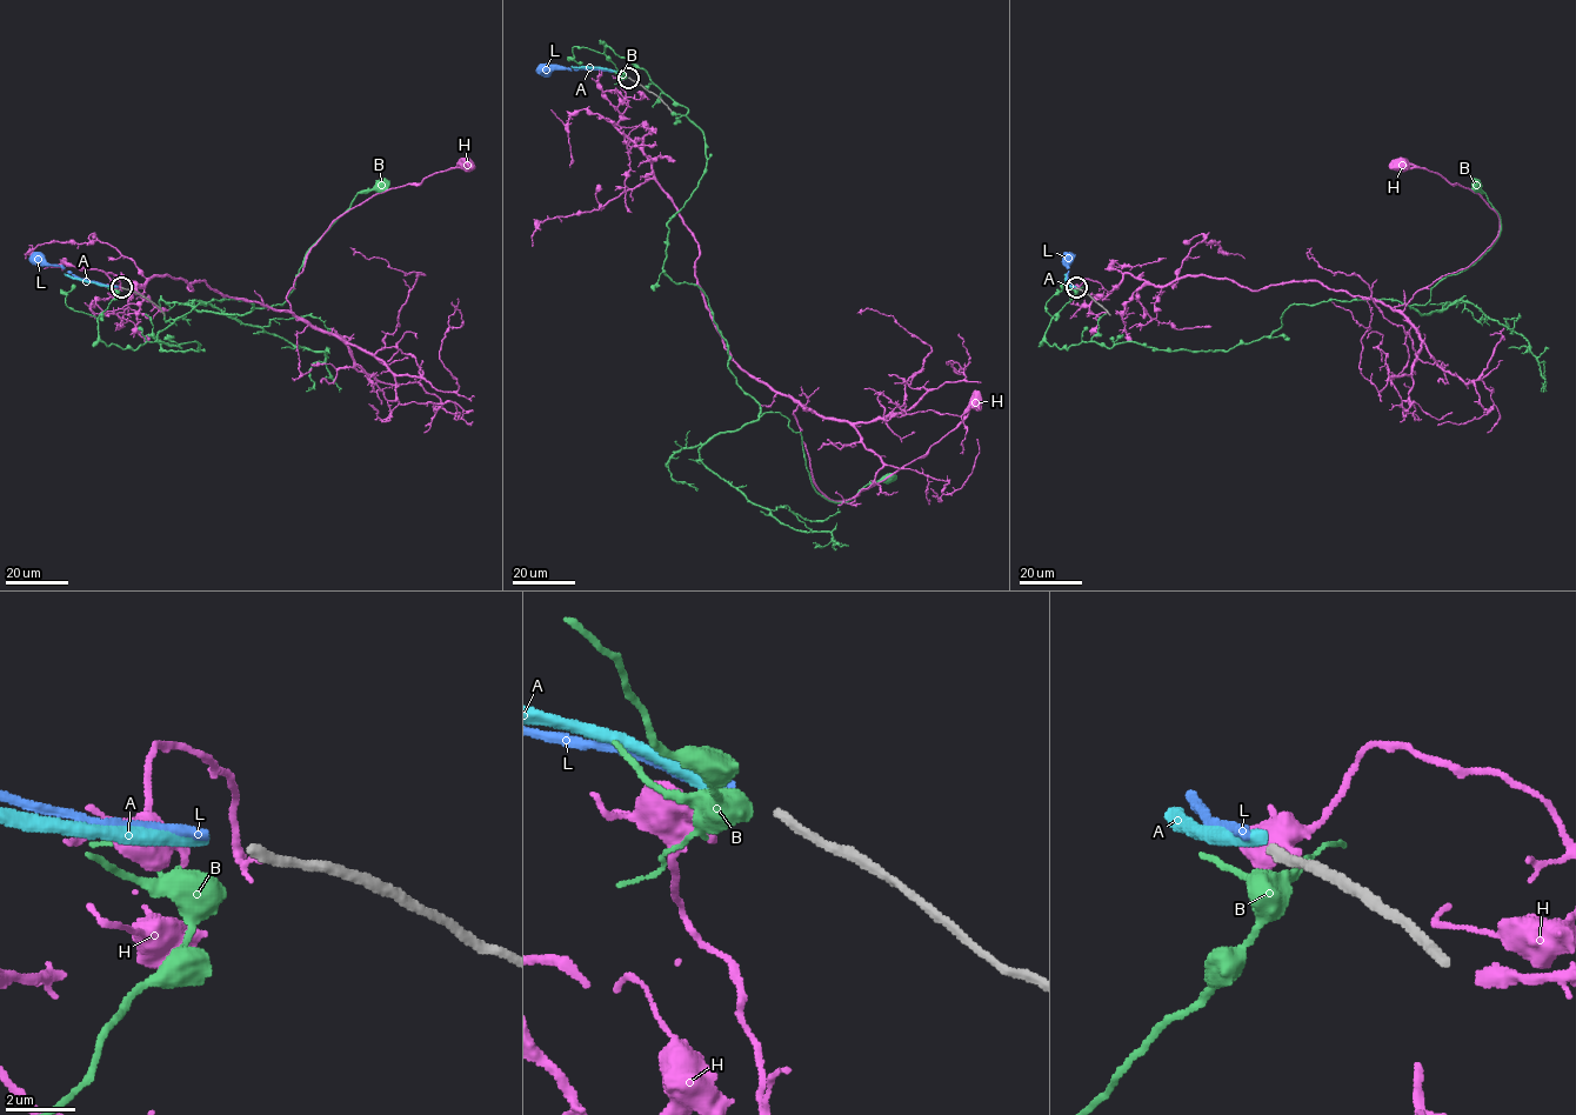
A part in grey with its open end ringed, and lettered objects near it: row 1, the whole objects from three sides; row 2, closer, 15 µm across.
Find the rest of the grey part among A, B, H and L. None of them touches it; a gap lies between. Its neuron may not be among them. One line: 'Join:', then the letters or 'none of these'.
Join: L

